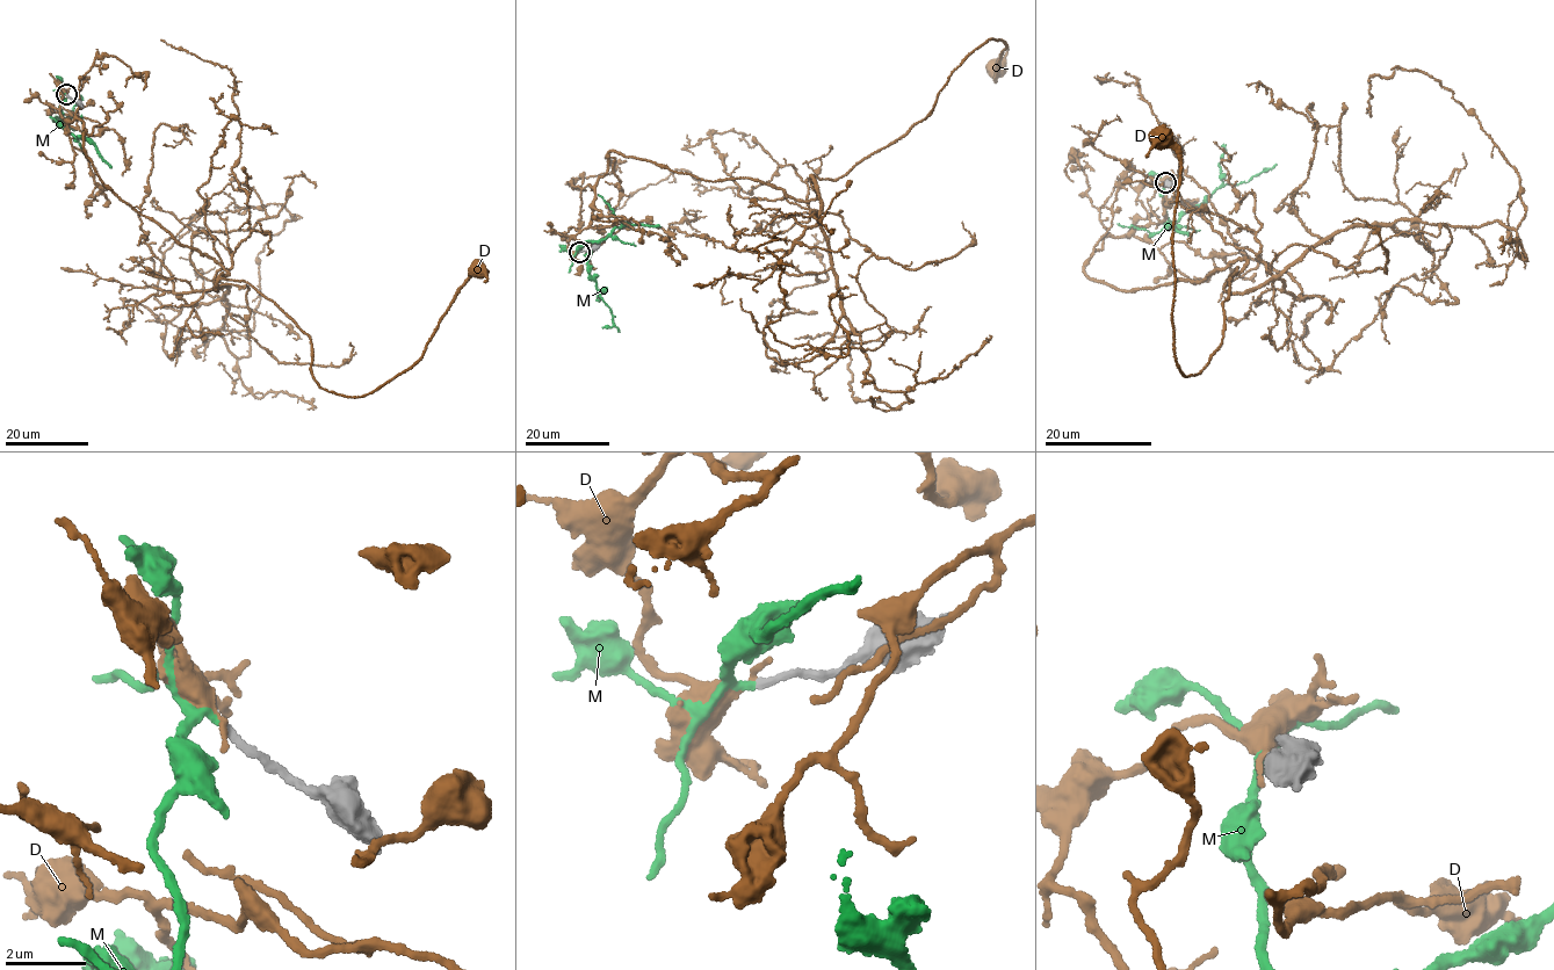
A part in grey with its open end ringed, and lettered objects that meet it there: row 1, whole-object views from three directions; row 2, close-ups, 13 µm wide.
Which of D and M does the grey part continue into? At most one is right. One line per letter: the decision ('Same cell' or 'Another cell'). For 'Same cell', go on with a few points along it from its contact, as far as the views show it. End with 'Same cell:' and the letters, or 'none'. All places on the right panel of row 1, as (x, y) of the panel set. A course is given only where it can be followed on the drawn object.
D: Another cell
M: Same cell. Its course: (1165, 183), (1166, 215), (1173, 222), (1219, 188), (1248, 181), (1267, 168), (1263, 168)
Same cell: M

